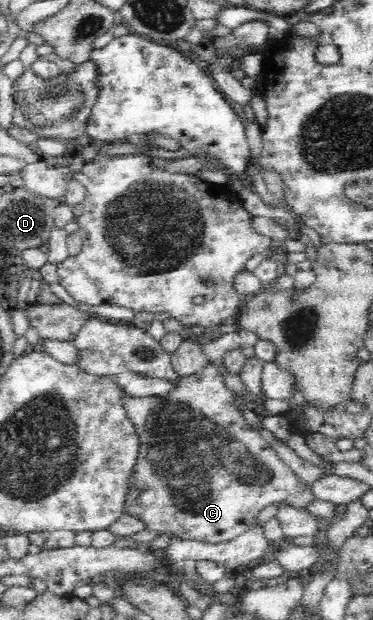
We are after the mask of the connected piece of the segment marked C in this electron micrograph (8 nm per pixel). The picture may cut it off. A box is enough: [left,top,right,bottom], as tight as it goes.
[121,363,316,544]

